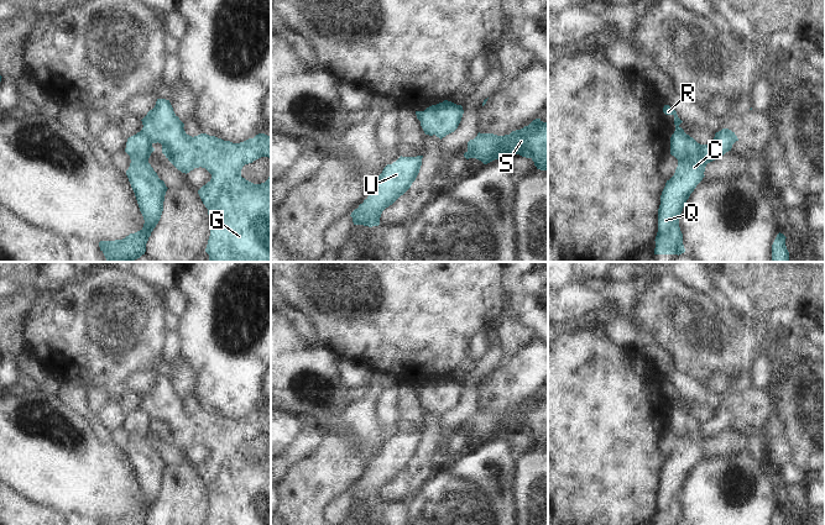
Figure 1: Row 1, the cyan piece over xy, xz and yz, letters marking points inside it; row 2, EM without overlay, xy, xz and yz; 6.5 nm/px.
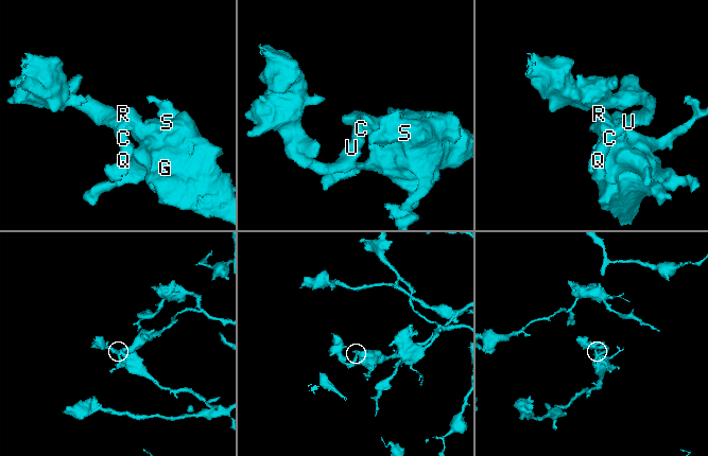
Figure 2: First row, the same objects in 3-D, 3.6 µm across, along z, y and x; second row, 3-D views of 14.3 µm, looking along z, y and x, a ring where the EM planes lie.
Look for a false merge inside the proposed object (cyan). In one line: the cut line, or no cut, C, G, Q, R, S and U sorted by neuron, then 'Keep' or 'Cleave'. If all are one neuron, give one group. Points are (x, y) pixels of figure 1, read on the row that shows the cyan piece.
Split along xy (141, 130), (152, 142). Groups: C Q U / G R S. Cleave

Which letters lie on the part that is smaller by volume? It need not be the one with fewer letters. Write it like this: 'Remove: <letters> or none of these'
Remove: C, Q, U

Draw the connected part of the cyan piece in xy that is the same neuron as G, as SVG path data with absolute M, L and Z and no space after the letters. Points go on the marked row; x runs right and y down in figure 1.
M157 99L155 107L141 121L141 131L152 143L162 145L162 153L178 170L187 174L202 167L212 174L212 179L198 190L210 219L210 236L205 248L209 262L271 262L271 174L261 184L241 177L245 164L261 157L271 158L271 136L259 133L240 143L207 133L192 137L186 133L184 124L166 99Z

